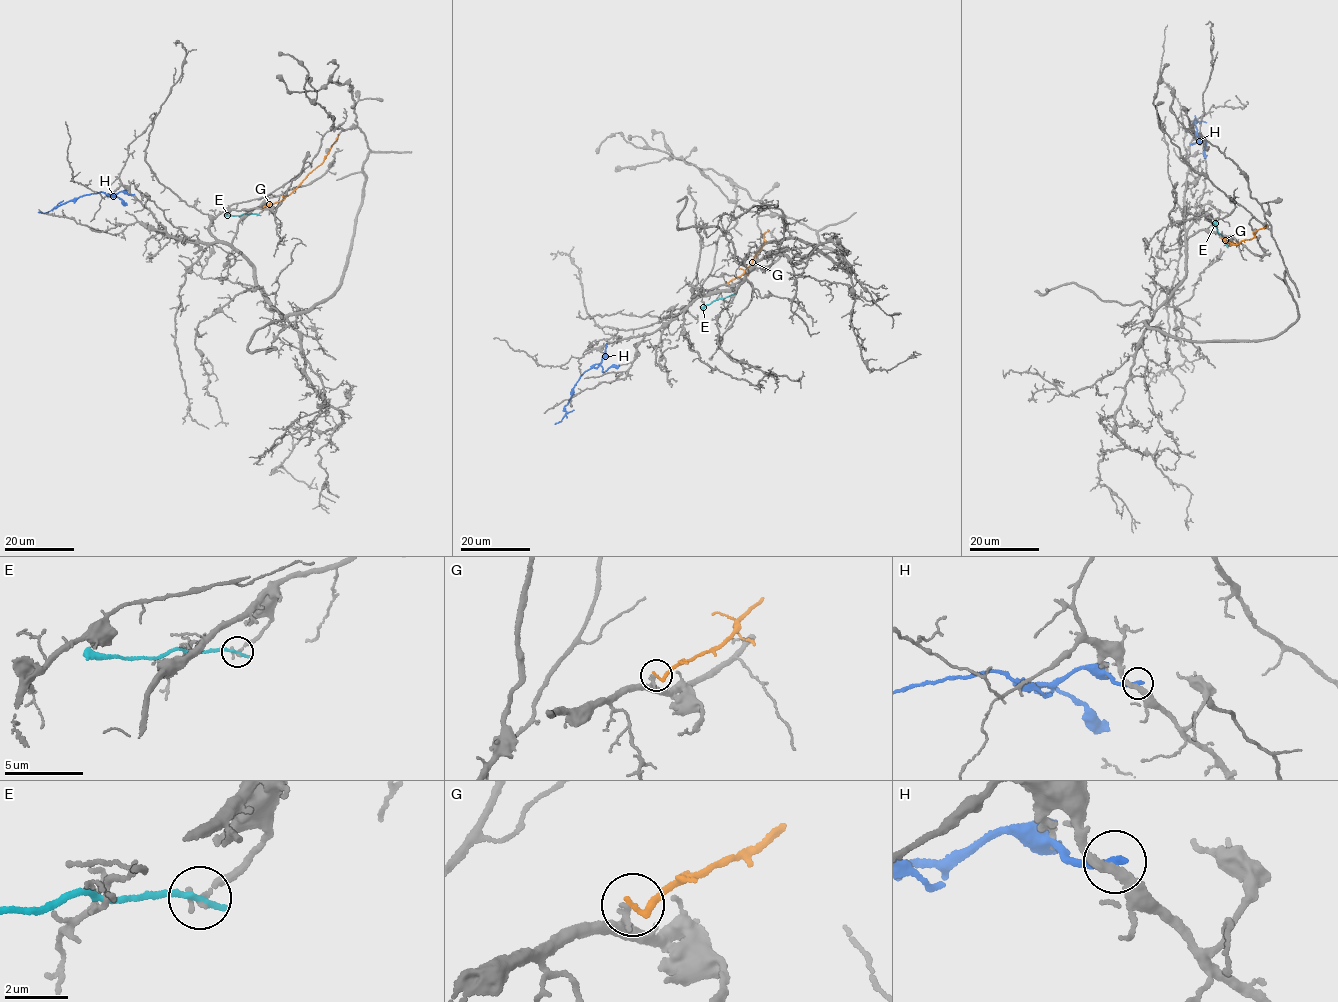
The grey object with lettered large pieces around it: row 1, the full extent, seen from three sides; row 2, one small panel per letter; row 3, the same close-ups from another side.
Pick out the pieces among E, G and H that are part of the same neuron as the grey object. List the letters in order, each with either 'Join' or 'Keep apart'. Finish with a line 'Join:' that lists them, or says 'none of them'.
E: Keep apart
G: Keep apart
H: Keep apart
Join: none of them

